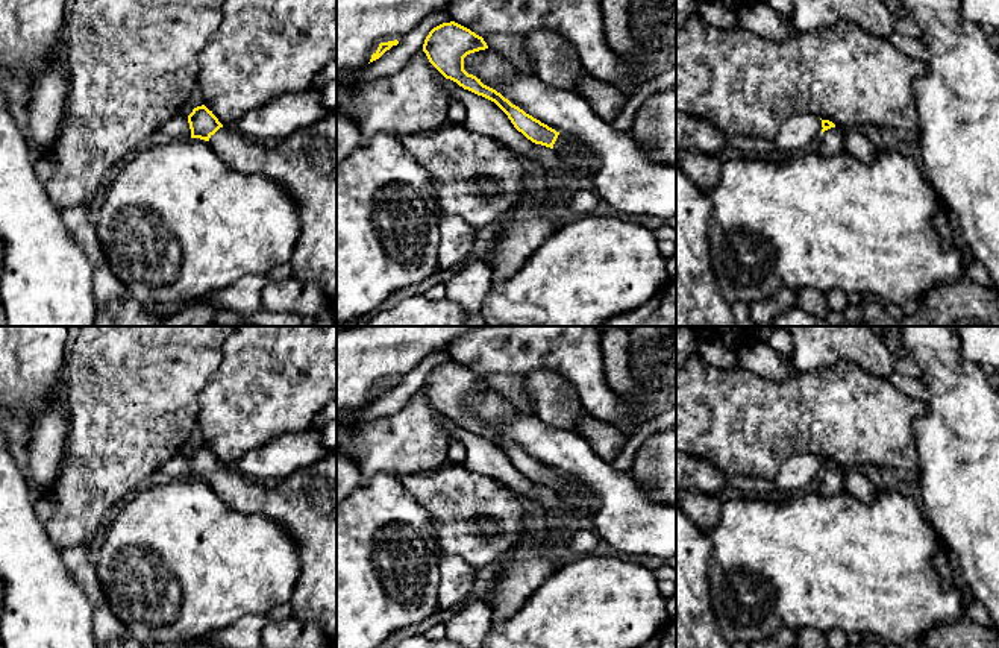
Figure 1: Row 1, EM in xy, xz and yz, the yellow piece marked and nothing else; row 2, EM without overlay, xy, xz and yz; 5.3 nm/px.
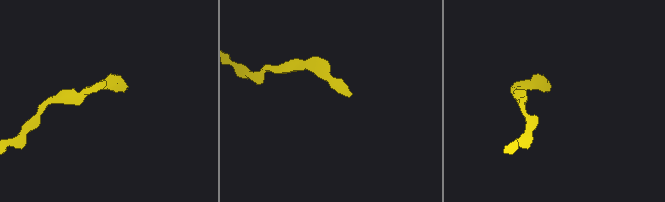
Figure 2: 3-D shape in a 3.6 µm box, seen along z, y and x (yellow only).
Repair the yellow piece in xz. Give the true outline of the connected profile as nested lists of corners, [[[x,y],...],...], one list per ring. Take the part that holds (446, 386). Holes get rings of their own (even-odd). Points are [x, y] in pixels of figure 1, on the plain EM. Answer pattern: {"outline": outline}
{"outline": [[[450,361],[434,367],[424,379],[423,392],[429,402],[446,417],[464,429],[494,442],[511,460],[514,467],[528,480],[555,489],[567,507],[582,510],[587,504],[587,493],[581,483],[565,477],[518,446],[512,445],[496,429],[484,425],[481,419],[464,410],[464,398],[470,393],[488,388],[482,376],[470,369]]]}

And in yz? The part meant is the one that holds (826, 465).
{"outline": [[[822,460],[822,487],[823,495],[835,495],[844,489],[843,470],[829,460]]]}

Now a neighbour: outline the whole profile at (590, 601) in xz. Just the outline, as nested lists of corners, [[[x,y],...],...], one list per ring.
[[[588,554],[567,558],[514,616],[493,624],[482,648],[638,648],[669,621],[652,569]]]

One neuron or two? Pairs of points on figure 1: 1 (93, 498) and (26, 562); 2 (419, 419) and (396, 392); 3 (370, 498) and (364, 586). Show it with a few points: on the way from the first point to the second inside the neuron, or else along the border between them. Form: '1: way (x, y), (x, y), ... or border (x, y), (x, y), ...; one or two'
1: border (34, 507), (49, 541), (59, 551); two
2: border (422, 389), (402, 408), (375, 421); two
3: way (370, 519), (366, 565); one

